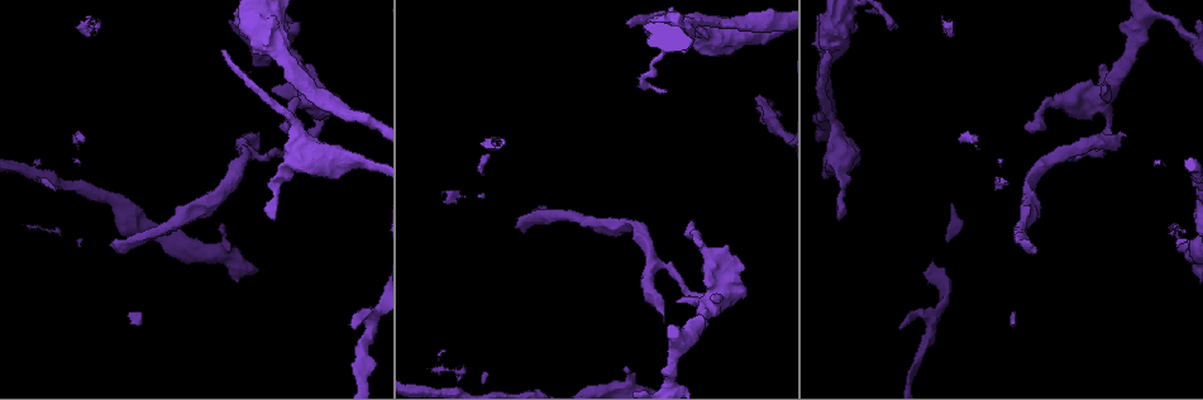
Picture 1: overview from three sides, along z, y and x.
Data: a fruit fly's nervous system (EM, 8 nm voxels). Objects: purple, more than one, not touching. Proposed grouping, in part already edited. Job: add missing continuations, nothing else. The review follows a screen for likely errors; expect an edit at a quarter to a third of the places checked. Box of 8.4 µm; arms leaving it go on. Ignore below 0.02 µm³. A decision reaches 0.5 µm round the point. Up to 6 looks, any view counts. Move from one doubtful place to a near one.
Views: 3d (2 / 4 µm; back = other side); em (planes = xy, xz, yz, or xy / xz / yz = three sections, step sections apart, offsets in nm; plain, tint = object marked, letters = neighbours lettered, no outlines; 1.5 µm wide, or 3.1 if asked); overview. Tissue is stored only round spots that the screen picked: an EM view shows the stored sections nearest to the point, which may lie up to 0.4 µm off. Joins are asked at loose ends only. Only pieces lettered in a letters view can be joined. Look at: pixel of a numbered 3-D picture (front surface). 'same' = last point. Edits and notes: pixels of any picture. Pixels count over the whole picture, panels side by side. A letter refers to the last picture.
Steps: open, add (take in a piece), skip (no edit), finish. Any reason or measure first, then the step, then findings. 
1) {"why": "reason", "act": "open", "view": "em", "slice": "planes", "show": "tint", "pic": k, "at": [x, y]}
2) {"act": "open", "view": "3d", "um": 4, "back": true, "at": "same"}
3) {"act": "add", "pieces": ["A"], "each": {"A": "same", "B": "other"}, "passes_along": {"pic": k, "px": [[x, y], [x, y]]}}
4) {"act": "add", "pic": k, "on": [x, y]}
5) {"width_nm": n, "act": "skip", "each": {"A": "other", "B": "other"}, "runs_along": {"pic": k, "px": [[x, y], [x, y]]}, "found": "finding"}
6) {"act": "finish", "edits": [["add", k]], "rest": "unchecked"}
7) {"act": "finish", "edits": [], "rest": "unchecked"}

{"why": "thick end", "act": "open", "view": "3d", "um": 2, "pic": 1, "at": [220, 225]}

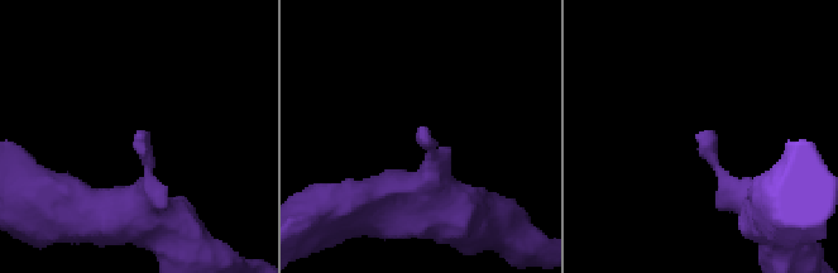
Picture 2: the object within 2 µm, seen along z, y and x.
{"act": "open", "view": "em", "slice": "xy", "step": 8, "show": "letters", "pic": 2, "at": [699, 133]}

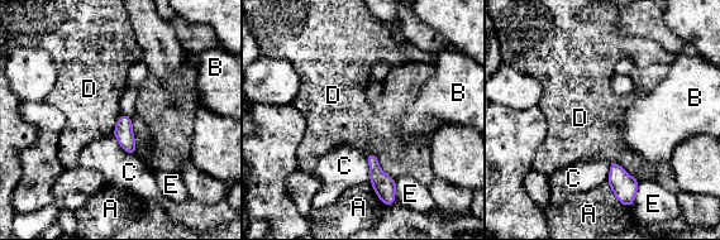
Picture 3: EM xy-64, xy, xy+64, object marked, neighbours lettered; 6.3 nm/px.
{"act": "open", "view": "em", "slice": "planes", "show": "letters", "at": "same"}

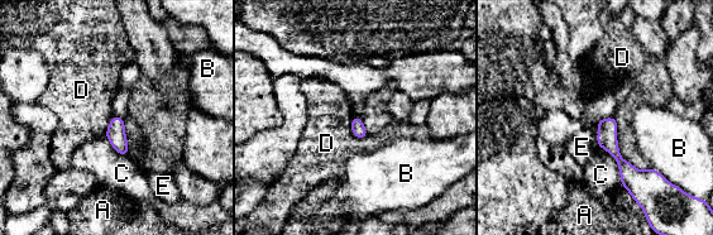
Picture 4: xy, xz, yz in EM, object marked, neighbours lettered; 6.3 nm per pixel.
{"act": "skip", "each": {"A": "other", "B": "other", "C": "other", "D": "other", "E": "other"}, "runs_along": {"pic": 4, "px": [[604, 121], [607, 140], [635, 186]]}, "found": "no lettered piece goes on from it"}

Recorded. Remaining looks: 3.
{"why": "free end", "act": "open", "view": "3d", "um": 4, "pic": 1, "at": [285, 129]}

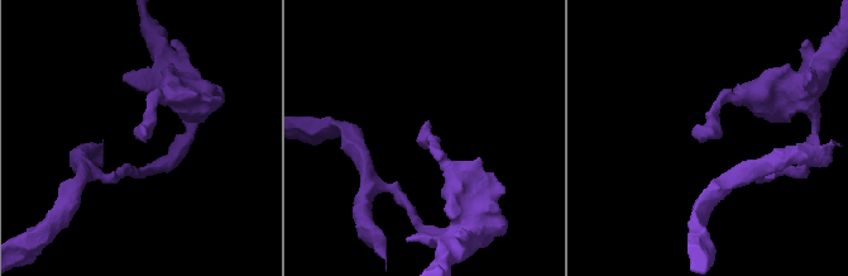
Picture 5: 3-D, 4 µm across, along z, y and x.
{"act": "open", "view": "em", "slice": "planes", "show": "letters", "pic": 5, "at": [692, 133]}

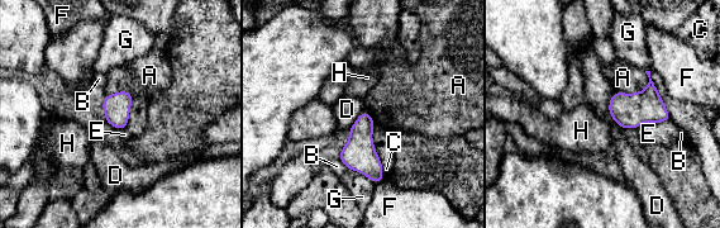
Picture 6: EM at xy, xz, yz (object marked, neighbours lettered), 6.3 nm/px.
{"act": "skip", "each": {"A": "other", "B": "other", "C": "other", "D": "other", "E": "other", "F": "other", "G": "other", "H": "other"}, "found": "none of them fits"}

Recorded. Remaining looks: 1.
{"act": "finish", "edits": [], "rest": "unchecked"}

